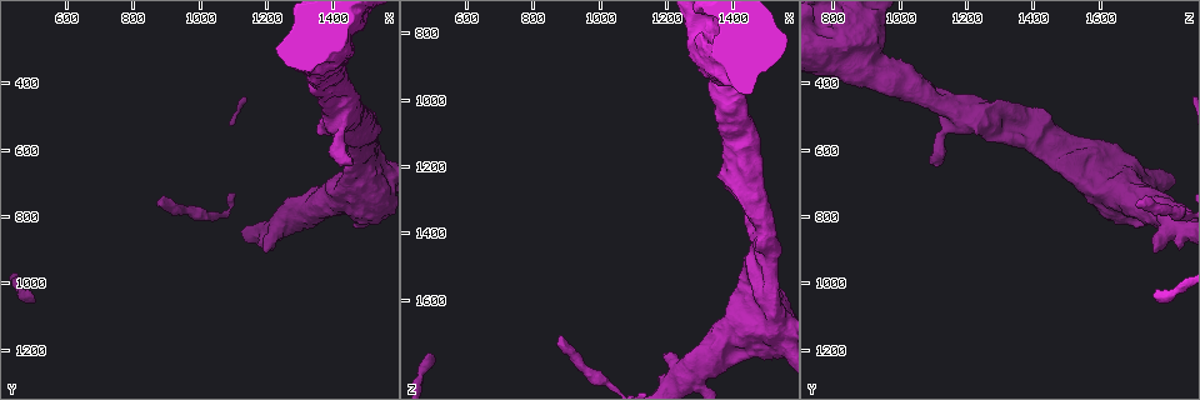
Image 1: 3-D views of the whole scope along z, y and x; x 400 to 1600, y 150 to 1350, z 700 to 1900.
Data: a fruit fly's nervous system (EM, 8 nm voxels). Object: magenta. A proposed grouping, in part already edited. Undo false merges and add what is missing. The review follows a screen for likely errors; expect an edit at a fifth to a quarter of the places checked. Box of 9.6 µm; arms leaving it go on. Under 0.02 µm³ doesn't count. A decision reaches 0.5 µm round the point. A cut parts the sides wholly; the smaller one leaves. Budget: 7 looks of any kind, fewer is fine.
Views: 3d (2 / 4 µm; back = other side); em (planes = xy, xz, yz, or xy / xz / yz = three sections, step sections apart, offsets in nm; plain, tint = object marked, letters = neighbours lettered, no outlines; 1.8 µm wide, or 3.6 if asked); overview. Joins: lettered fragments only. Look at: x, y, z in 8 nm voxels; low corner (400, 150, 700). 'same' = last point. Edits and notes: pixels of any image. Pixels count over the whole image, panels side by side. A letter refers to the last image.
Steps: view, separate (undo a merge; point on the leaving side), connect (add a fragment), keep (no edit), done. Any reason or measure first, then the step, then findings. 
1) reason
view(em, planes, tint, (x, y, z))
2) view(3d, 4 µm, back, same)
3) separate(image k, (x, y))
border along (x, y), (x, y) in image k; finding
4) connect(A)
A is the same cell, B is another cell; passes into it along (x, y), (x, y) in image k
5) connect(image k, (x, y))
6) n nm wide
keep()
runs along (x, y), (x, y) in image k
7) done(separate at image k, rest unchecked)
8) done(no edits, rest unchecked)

sudden change in width
view(3d, 4 µm, (1490, 670, 1580))

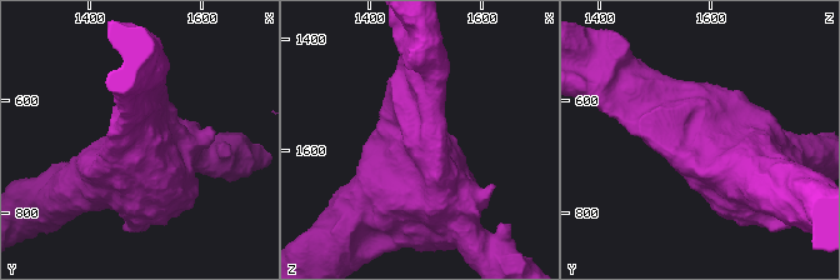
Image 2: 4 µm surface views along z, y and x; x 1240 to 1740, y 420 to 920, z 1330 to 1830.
view(em, 3.6 µm, xy, step 4, letters, (1485, 680, 1575))

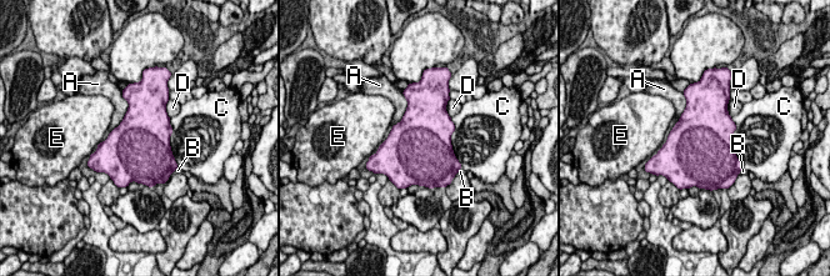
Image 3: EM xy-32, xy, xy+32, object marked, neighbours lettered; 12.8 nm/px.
keep()
A, B, C, D and E are other cells; all the same neuron

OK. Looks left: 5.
branch stops here
view(em, xy, step 4, letters, (880, 760, 1720))

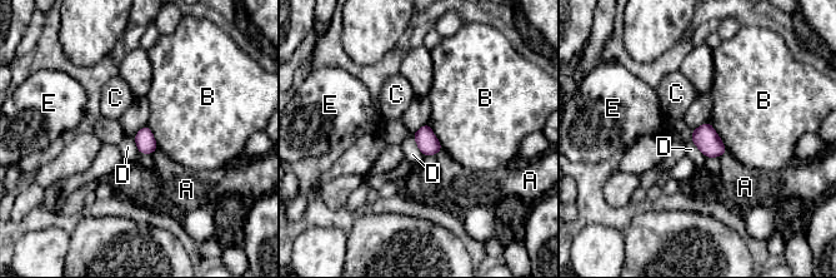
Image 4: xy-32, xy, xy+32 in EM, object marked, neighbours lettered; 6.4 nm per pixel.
view(em, planes, letters, same)

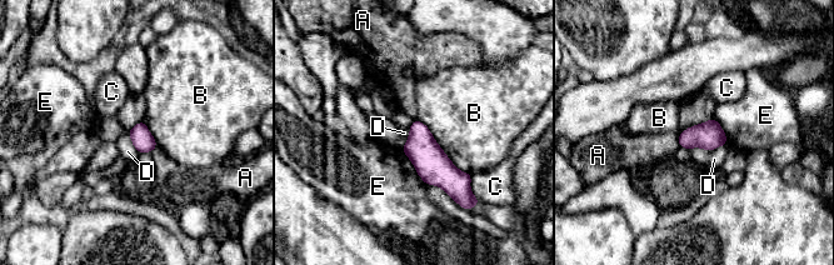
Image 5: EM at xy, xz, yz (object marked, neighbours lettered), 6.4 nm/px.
keep()
A, B, C, D and E are other cells; border along (725, 144), (710, 150), (689, 150) in image 5; no lettered fragment goes on from it

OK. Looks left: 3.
an open end
view(em, planes, letters, (1460, 630, 1110))

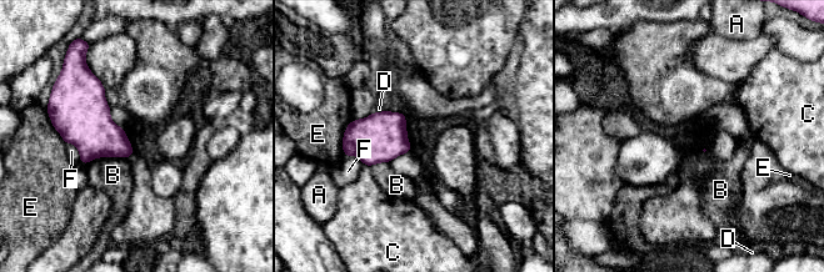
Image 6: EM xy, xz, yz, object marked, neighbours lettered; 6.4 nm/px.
keep()
A, B, C, D, E and F are other cells; border along (129, 157), (95, 157), (84, 165) in image 6; no lettered fragment goes on from it

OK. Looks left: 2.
done(no edits, rest unchecked)

